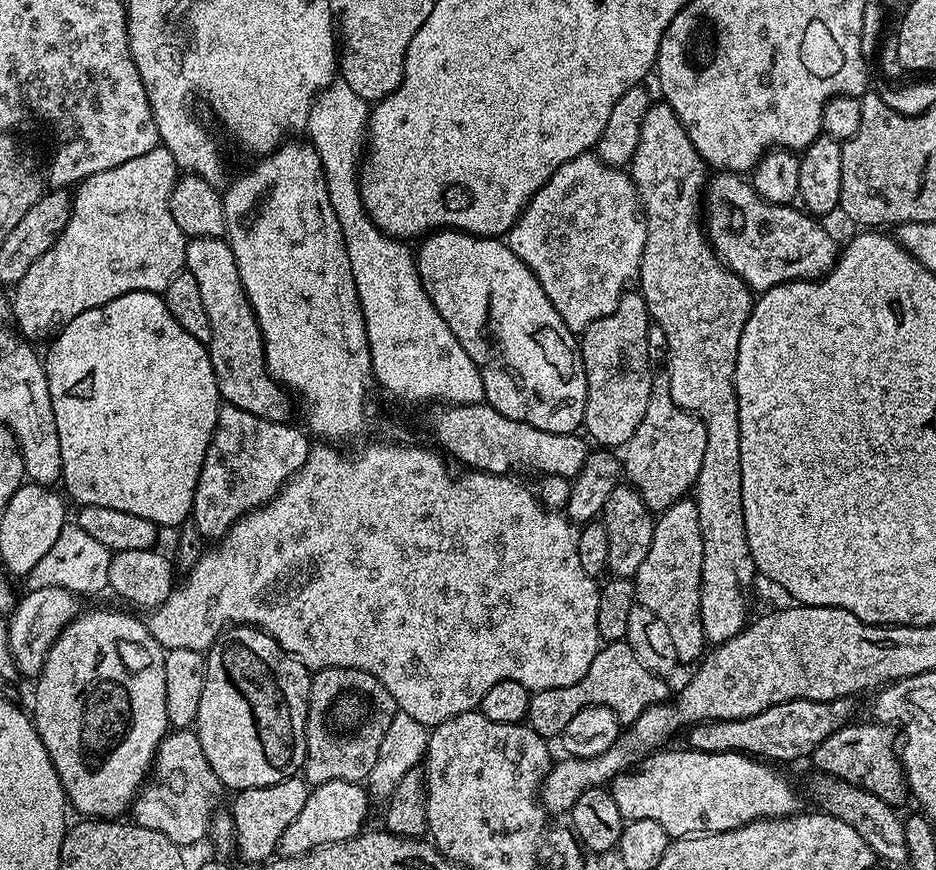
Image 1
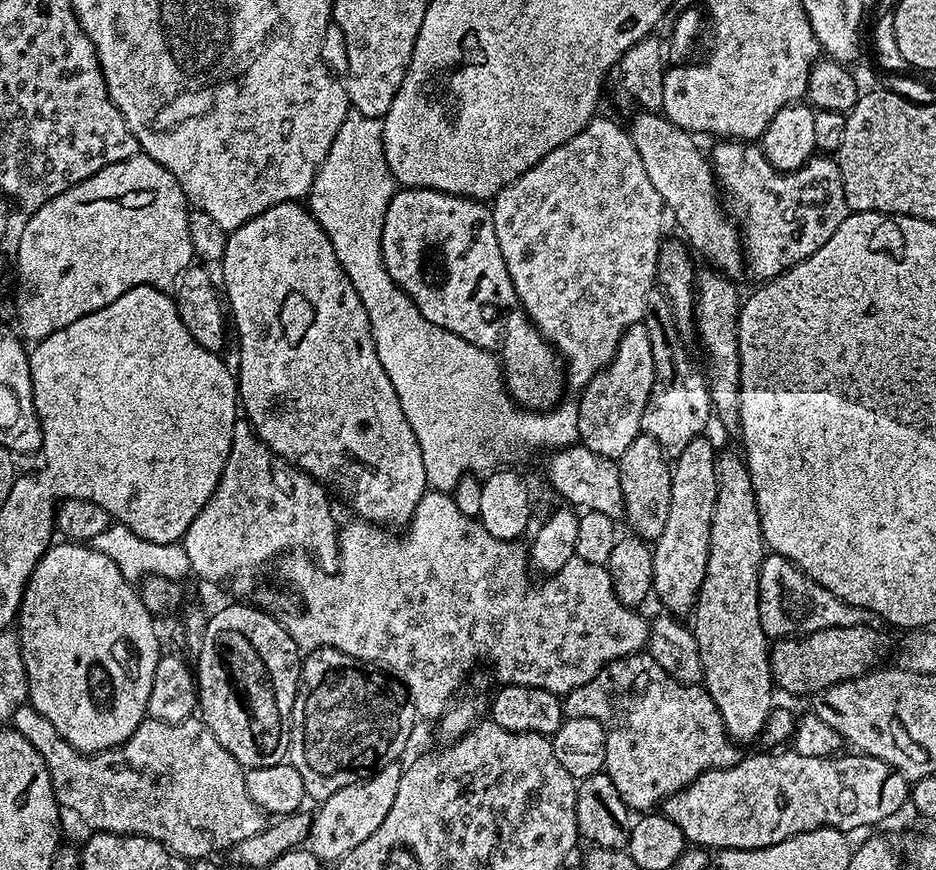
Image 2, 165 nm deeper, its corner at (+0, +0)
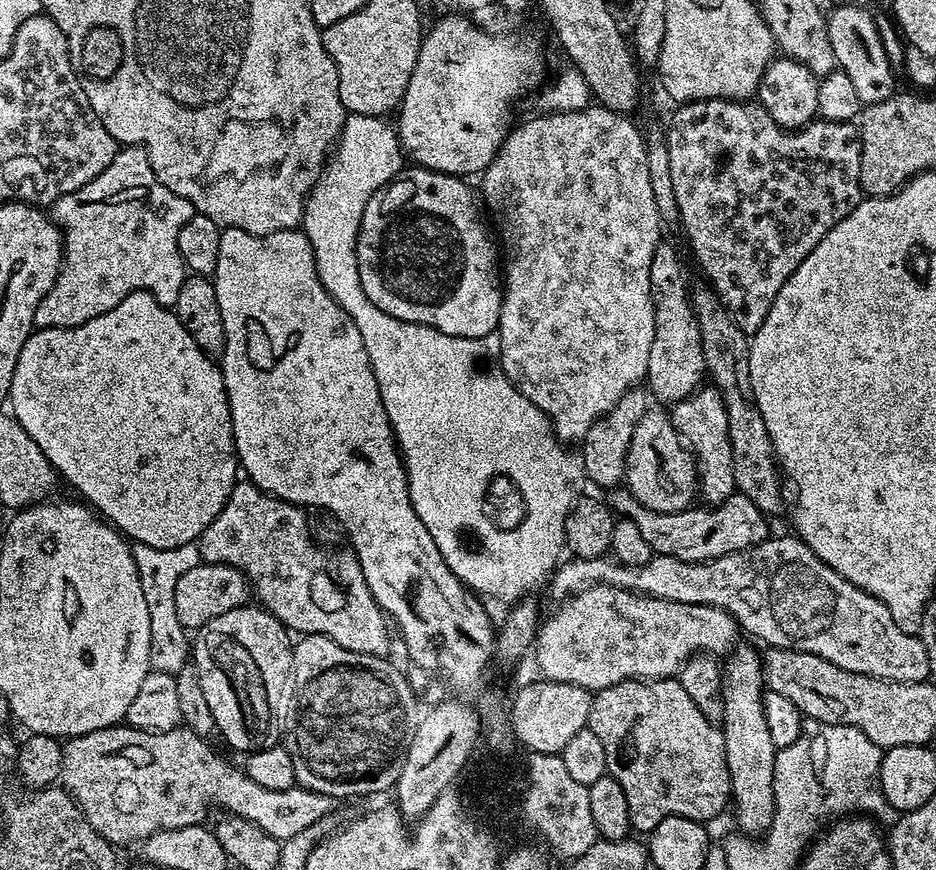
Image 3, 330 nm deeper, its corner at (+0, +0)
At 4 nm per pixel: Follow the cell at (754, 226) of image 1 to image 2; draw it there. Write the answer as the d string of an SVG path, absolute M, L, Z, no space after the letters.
M640 110L637 113L632 124L627 125L628 134L634 142L634 150L638 150L638 158L642 158L642 167L646 169L650 183L664 200L665 209L671 219L672 216L676 219L677 226L684 231L683 239L695 253L701 252L715 271L736 278L746 268L742 233L737 221L729 213L728 217L720 205L722 192L716 183L716 174L709 157L700 153L696 145L697 137L693 133L679 128L667 116L652 110Z

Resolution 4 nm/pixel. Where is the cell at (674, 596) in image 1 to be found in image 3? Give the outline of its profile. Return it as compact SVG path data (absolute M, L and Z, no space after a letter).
M701 386L685 400L671 405L670 415L676 433L688 446L696 462L698 496L705 505L722 504L727 496L737 491L734 482L734 458L731 457L730 434L727 432L727 412L716 387Z

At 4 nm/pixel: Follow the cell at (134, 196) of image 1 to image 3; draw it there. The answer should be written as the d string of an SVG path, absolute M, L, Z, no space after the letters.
M124 146L117 151L114 162L102 170L86 186L58 198L51 205L50 215L64 237L64 261L54 286L38 302L34 325L42 328L73 328L114 310L131 292L148 292L159 304L175 306L178 290L186 279L184 259L178 250L178 230L194 215L192 203L167 188L154 174L147 150L142 146Z

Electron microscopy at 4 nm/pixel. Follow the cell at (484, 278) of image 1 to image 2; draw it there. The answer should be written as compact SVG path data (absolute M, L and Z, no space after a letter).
M401 187L393 194L392 200L386 206L386 218L382 226L382 258L392 281L412 299L414 306L418 306L422 318L426 318L426 322L434 322L434 326L442 326L442 330L450 330L454 334L458 334L458 338L462 338L479 348L487 348L489 350L496 350L496 347L500 344L500 332L504 332L504 341L500 344L498 359L504 374L504 387L508 389L509 396L516 401L519 407L529 410L547 410L557 407L561 403L562 397L560 395L563 394L564 388L566 389L566 369L561 361L560 353L552 347L552 343L534 327L527 314L524 313L518 294L514 290L514 282L510 282L510 274L506 270L506 262L502 258L502 250L498 246L498 238L494 234L492 210L487 203L473 200L470 196L446 194L433 188Z

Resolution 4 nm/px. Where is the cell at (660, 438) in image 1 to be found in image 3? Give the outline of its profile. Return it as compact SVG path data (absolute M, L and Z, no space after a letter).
M661 242L654 250L654 258L650 262L650 294L654 310L654 342L650 342L646 388L664 406L671 406L701 387L706 371L699 324L692 309L690 288L684 285L680 252L668 242Z

